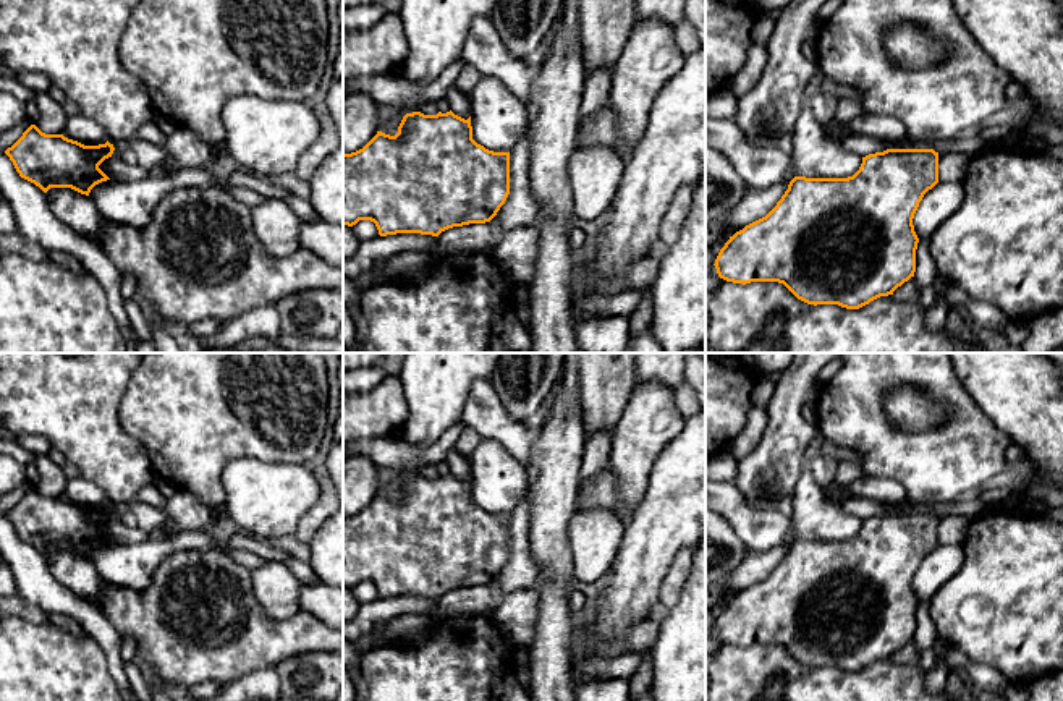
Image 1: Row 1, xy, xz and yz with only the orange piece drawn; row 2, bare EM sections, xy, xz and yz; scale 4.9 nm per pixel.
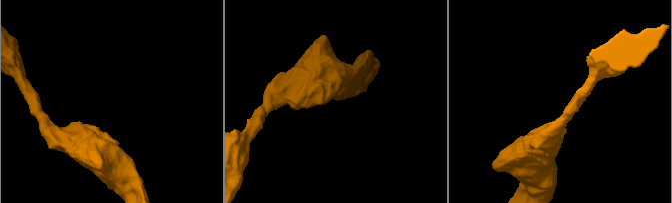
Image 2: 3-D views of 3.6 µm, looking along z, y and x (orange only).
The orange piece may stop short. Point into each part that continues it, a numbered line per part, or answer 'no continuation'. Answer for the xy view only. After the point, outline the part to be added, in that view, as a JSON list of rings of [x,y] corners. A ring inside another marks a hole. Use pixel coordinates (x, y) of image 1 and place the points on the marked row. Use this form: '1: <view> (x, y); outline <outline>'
no continuation

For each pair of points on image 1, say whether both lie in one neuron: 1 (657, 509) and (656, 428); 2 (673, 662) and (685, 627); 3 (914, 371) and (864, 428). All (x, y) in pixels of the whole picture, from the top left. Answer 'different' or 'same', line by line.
1: different
2: same
3: same

